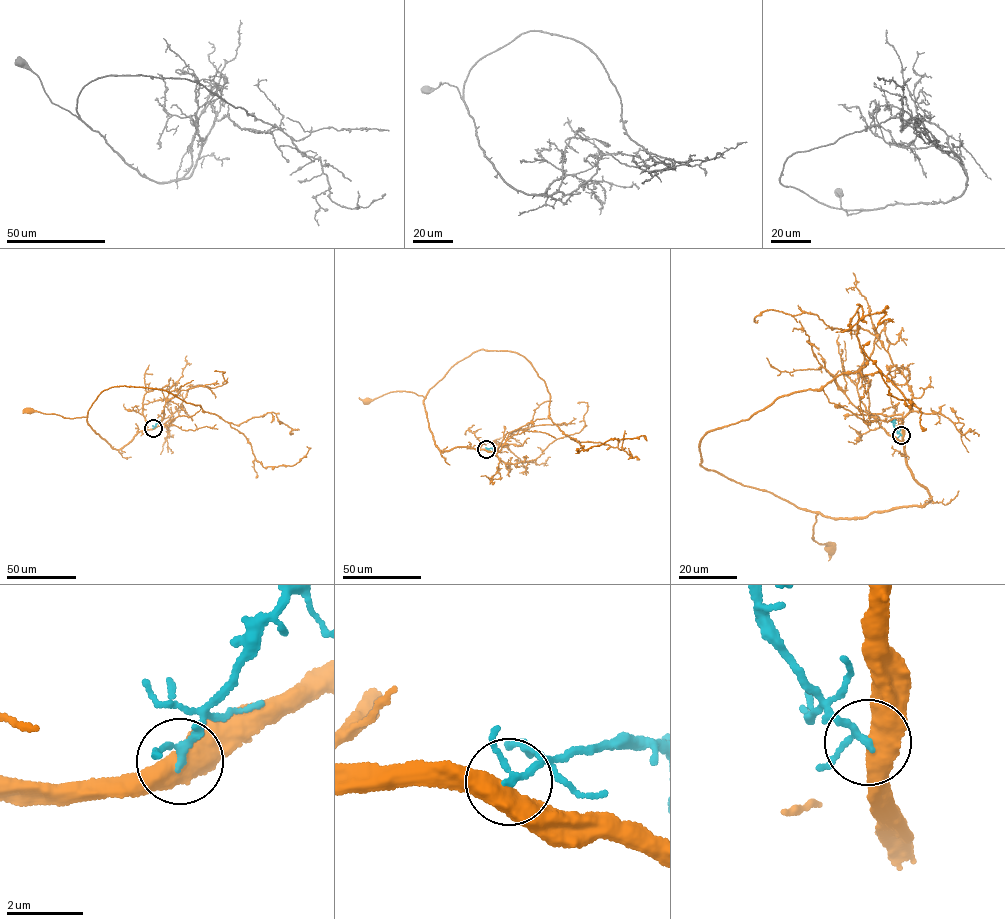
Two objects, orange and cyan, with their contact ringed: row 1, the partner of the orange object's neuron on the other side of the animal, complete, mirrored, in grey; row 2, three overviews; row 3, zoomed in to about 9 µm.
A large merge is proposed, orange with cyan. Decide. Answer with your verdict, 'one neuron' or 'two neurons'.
two neurons

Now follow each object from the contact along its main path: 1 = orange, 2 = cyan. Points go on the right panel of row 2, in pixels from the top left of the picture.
1: (901, 435), (908, 469), (927, 491), (929, 501), (853, 518), (820, 513), (812, 539), (831, 548)
2: (901, 435), (891, 416)

